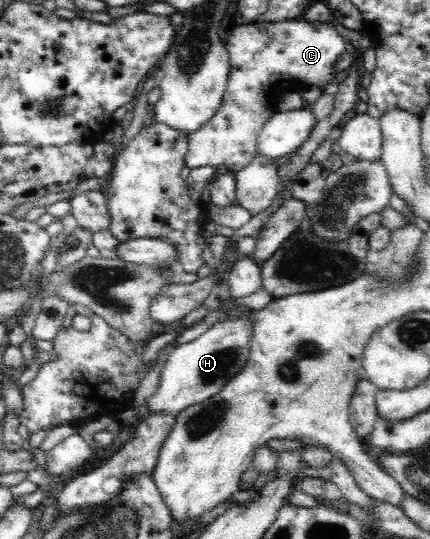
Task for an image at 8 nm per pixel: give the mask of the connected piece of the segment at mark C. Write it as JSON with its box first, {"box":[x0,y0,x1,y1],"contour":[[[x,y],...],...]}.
{"box":[185,17,346,172],"contour":[[[302,17],[299,19],[293,18],[292,20],[284,19],[284,21],[256,21],[252,24],[246,24],[240,22],[232,28],[228,39],[225,42],[227,50],[230,56],[230,69],[228,75],[228,81],[226,81],[226,87],[224,93],[222,93],[222,101],[220,101],[220,107],[212,114],[212,117],[208,117],[208,121],[204,121],[194,133],[189,134],[189,146],[186,152],[185,163],[190,169],[196,169],[196,167],[204,167],[204,165],[210,165],[215,170],[220,166],[226,167],[230,172],[240,171],[248,162],[257,154],[256,143],[260,129],[268,121],[269,117],[272,117],[274,113],[278,111],[276,102],[278,98],[289,91],[293,91],[299,88],[310,87],[312,85],[319,85],[324,81],[334,81],[334,75],[337,73],[334,69],[334,61],[338,59],[339,55],[342,55],[346,51],[346,40],[340,36],[340,33],[336,31],[332,22],[320,22],[320,21],[306,21]]]}

